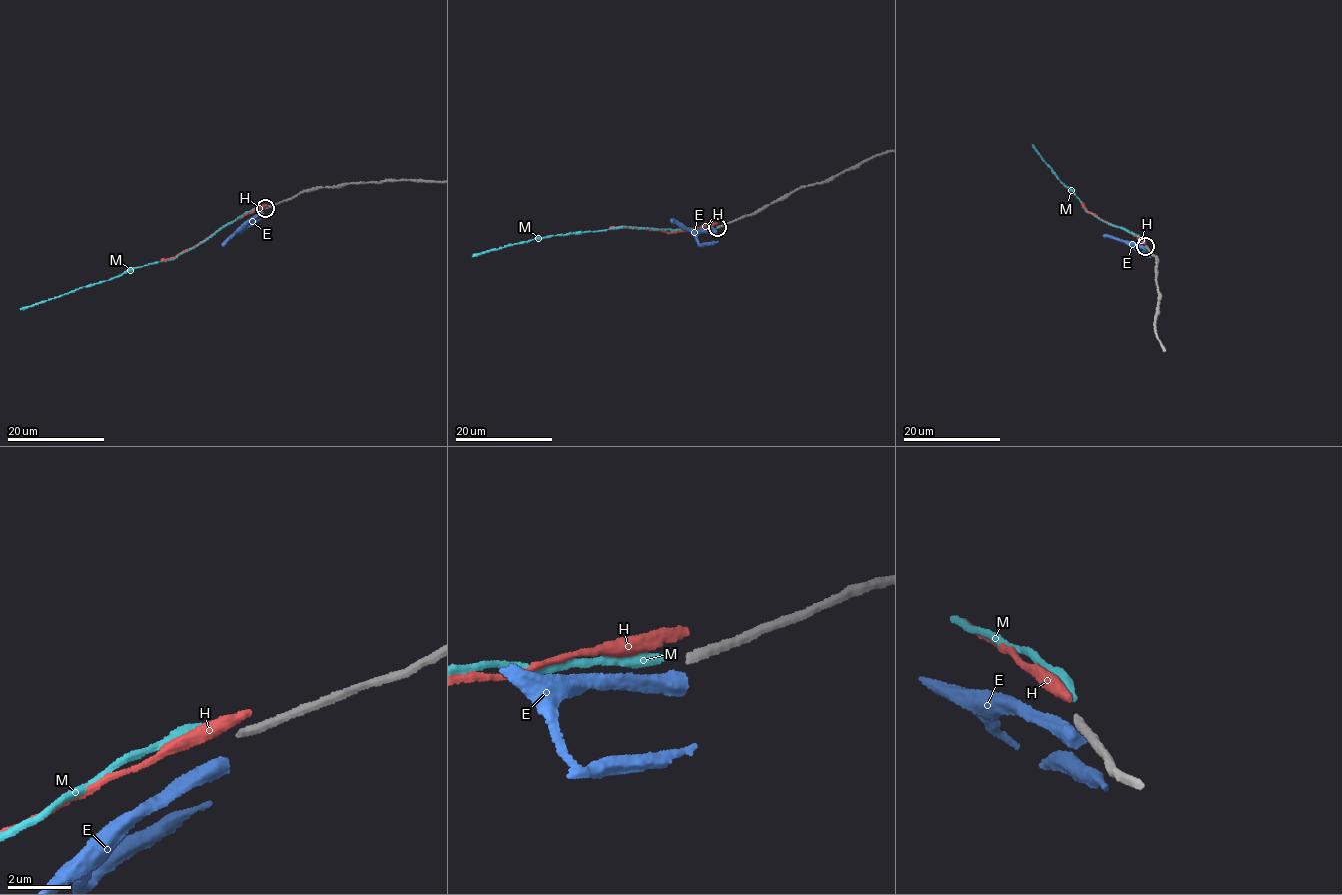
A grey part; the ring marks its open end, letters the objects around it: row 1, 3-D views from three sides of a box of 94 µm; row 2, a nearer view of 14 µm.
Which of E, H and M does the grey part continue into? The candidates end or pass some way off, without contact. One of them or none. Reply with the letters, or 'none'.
none

